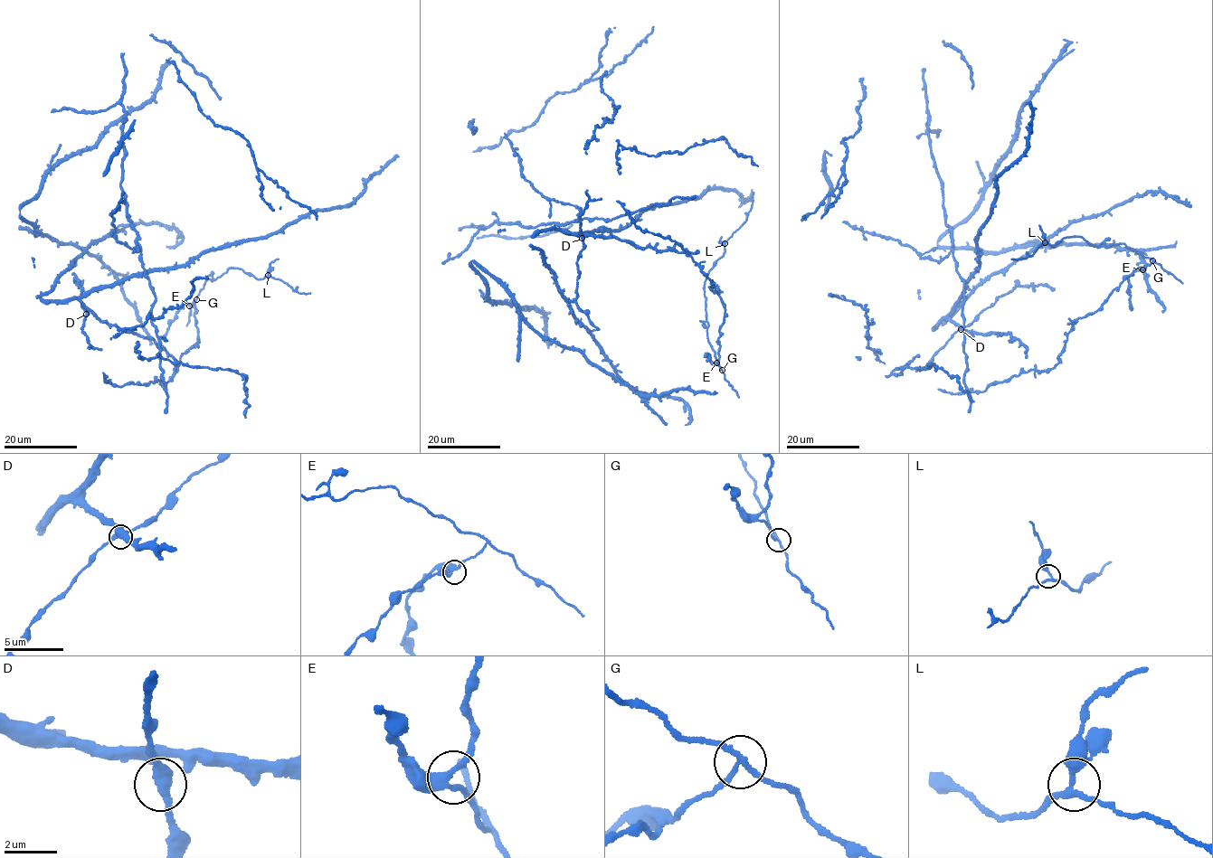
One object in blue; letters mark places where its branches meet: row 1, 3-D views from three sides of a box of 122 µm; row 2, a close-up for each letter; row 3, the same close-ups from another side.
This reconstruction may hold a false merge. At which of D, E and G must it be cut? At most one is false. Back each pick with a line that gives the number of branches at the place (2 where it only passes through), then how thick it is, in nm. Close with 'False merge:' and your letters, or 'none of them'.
G: 3 branches meet; 180 nm thick
False merge: G

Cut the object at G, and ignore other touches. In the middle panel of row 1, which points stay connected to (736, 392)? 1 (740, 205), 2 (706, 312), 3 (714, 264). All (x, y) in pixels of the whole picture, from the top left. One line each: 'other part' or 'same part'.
1: other part
2: same part
3: same part

